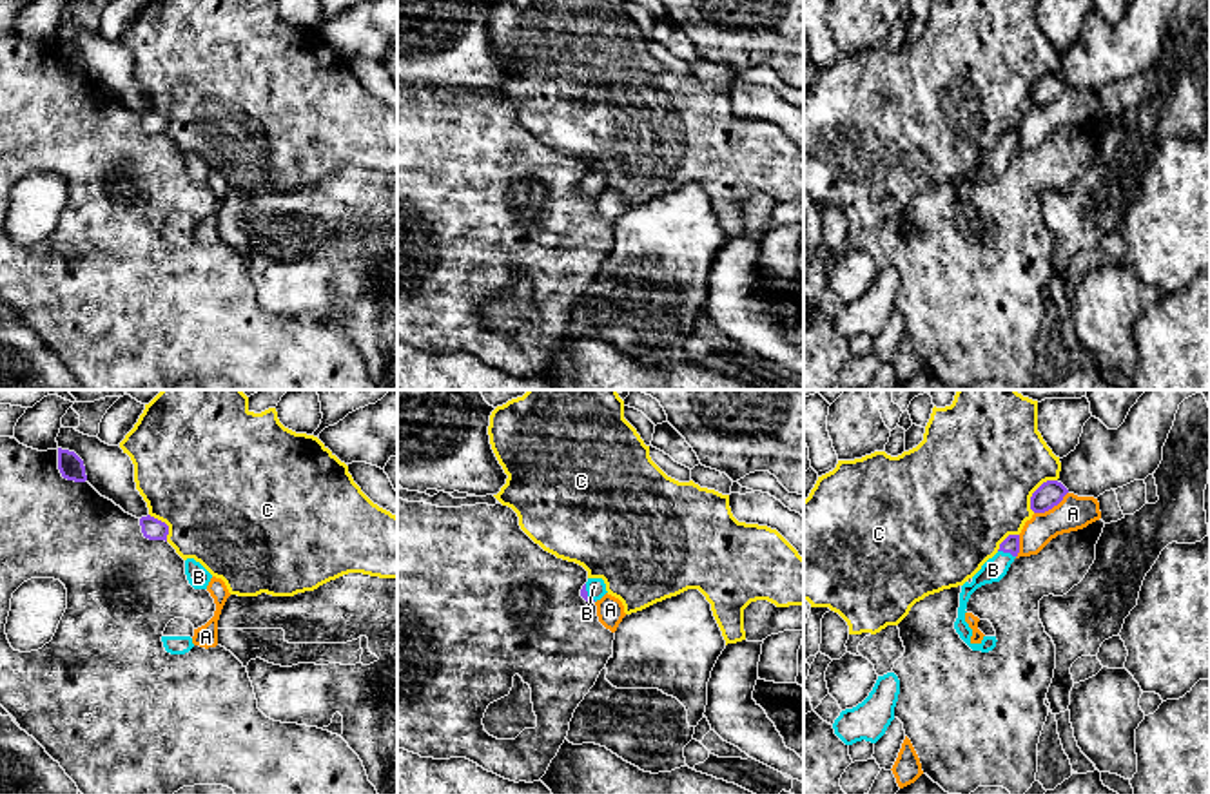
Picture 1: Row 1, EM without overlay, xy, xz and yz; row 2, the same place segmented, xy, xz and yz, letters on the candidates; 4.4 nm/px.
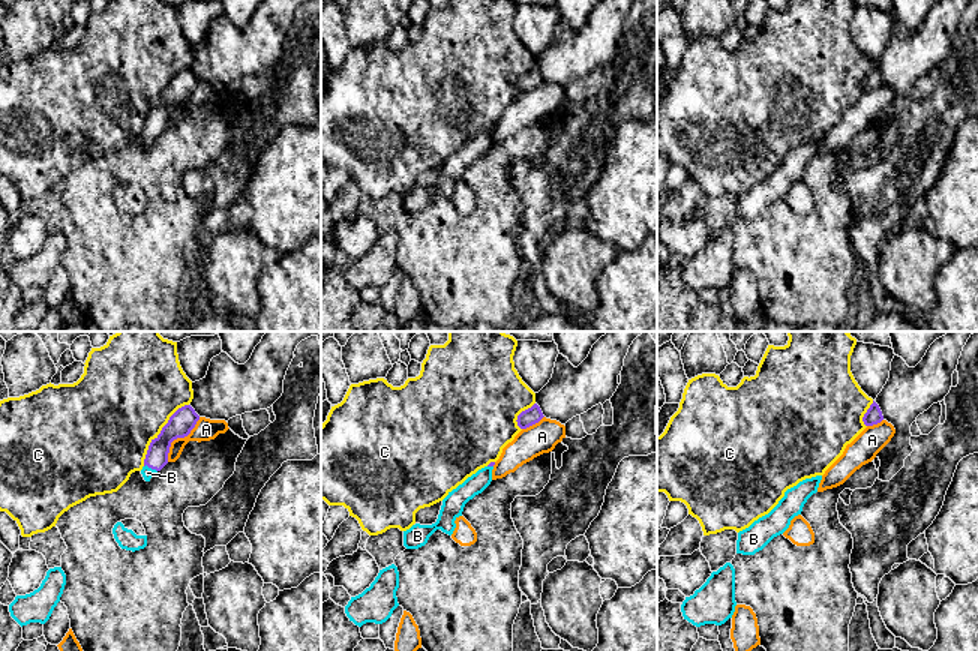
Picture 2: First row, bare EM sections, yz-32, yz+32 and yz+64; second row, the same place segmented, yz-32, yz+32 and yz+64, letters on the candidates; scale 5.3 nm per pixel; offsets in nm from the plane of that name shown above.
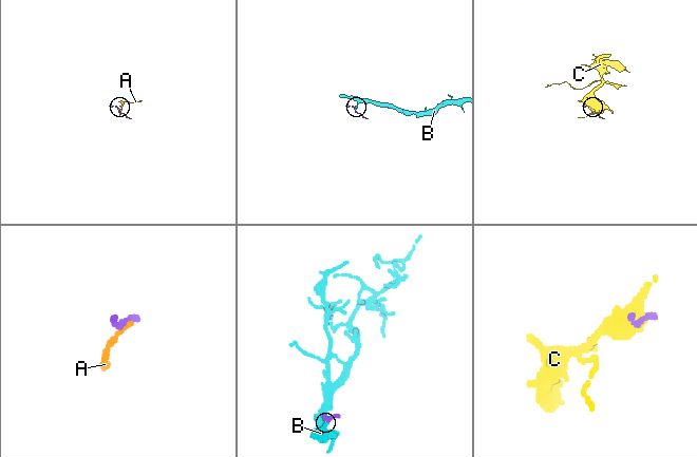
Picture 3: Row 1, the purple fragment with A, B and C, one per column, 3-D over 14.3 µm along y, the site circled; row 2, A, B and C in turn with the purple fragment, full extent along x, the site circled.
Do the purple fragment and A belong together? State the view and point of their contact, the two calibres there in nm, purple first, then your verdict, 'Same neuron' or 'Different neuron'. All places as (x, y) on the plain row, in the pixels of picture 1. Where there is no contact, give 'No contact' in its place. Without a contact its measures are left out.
Touches purple at yz (1051, 102). Thickness 110 nm (purple) against 150 nm. Different neuron

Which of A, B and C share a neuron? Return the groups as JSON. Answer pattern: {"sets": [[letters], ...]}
{"sets": [["A"], ["B"], ["C"]]}

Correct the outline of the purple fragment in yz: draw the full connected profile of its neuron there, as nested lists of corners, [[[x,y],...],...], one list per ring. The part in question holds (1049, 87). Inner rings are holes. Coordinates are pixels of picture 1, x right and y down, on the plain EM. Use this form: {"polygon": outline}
{"polygon": [[[1058,74],[1043,76],[1030,91],[1030,103],[1034,107],[1045,107],[1058,100],[1069,83]]]}

